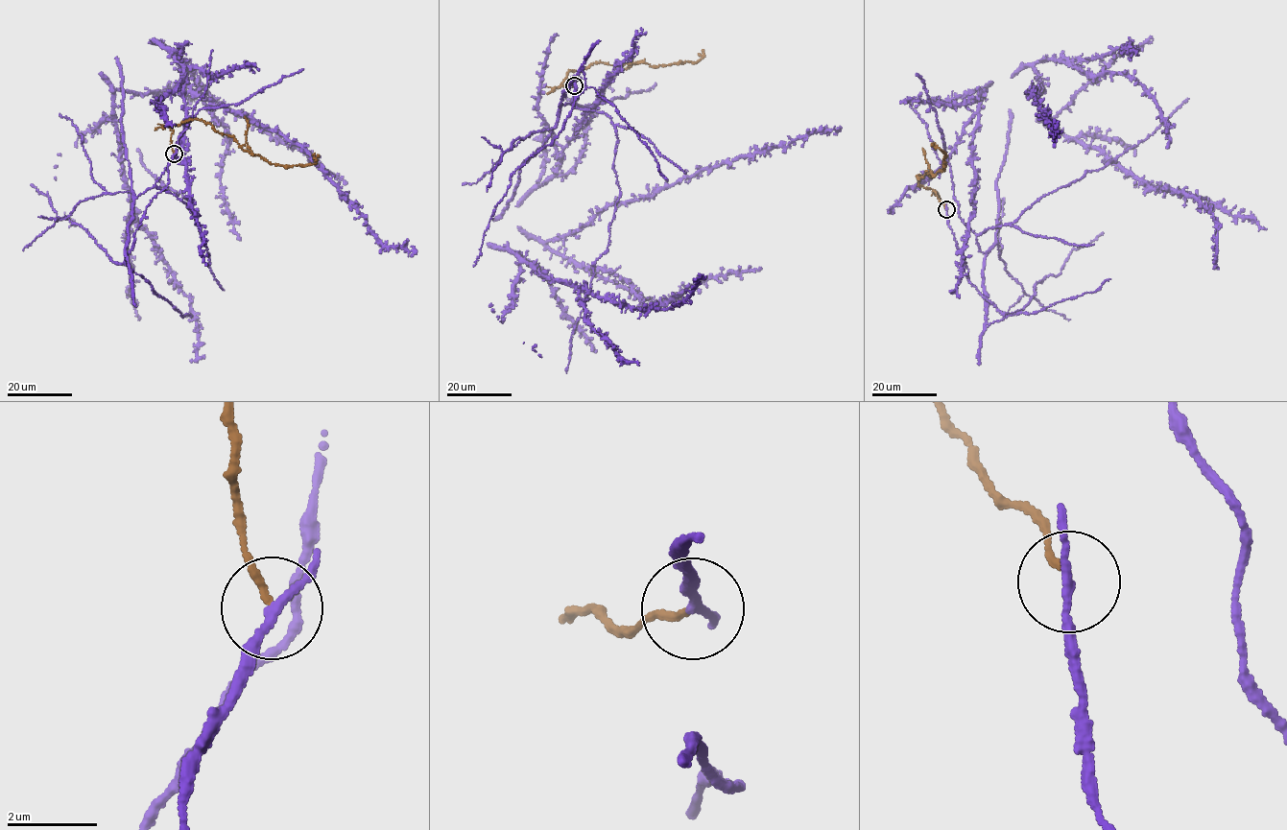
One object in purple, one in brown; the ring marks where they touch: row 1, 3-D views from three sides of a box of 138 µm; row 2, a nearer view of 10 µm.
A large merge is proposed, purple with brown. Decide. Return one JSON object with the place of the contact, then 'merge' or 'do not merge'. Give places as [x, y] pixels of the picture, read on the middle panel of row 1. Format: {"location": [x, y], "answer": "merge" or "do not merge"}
{"location": [574, 85], "answer": "do not merge"}

